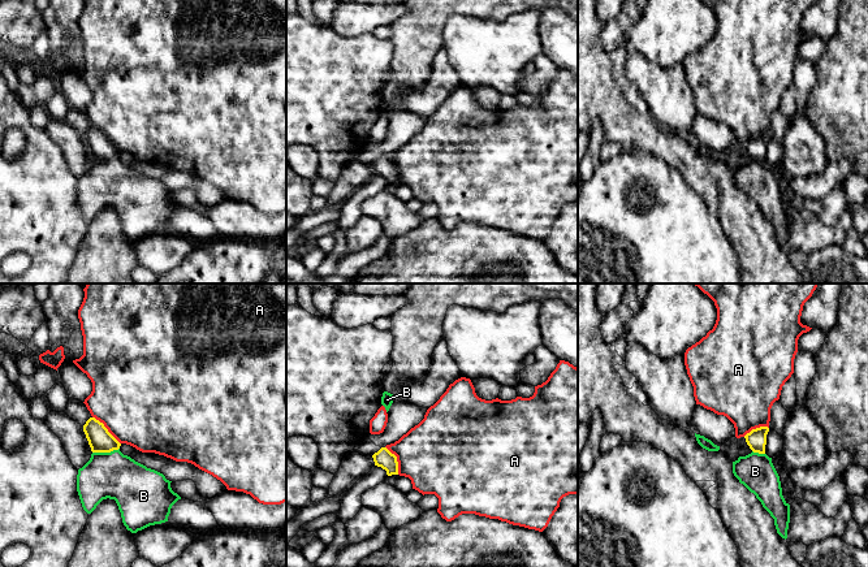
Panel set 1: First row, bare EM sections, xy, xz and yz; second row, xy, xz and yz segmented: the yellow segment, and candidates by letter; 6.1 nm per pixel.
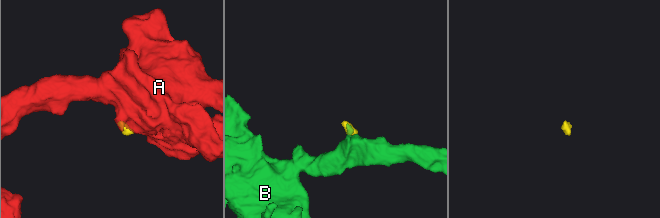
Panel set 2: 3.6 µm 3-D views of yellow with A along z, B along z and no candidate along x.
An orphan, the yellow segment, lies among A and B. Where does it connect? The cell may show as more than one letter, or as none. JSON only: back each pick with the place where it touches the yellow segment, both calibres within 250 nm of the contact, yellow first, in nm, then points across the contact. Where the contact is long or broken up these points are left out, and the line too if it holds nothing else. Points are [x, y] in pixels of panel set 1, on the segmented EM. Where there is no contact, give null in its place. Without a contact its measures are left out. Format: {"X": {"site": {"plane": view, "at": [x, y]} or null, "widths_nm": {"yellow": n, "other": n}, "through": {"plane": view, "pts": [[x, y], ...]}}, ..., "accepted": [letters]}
{"B": {"site": {"plane": "xy", "at": [106, 451]}, "widths_nm": {"yellow": 150, "other": 280}, "through": {"plane": "xy", "pts": [[99, 438], [106, 451], [108, 471], [112, 475]]}}, "accepted": ["B"]}

